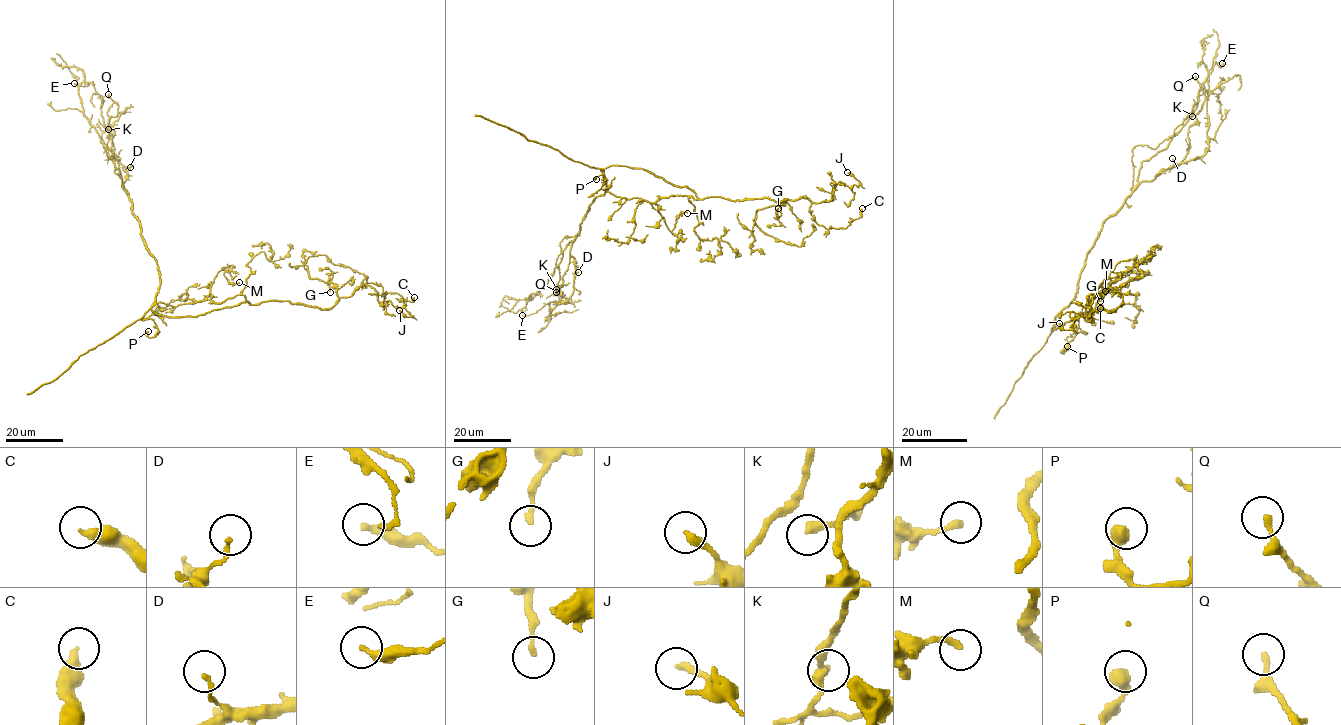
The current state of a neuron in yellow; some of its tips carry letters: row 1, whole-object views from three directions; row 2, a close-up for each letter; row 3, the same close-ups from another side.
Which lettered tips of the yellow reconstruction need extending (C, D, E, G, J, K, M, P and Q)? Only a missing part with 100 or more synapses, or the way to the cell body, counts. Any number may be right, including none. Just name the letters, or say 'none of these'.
none of these

